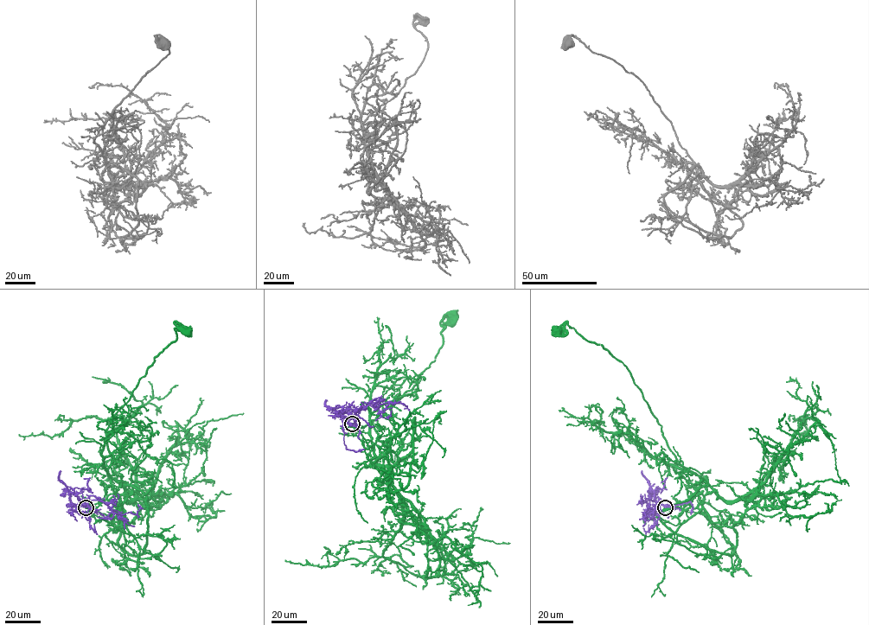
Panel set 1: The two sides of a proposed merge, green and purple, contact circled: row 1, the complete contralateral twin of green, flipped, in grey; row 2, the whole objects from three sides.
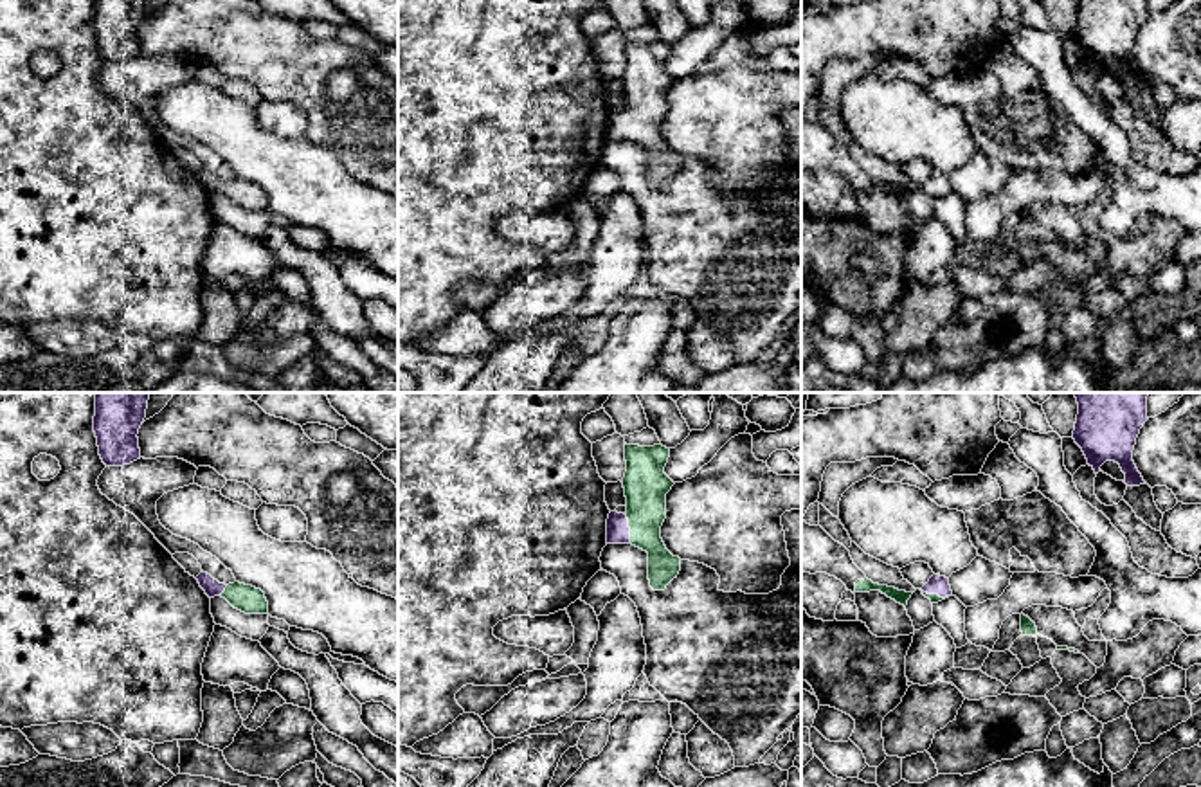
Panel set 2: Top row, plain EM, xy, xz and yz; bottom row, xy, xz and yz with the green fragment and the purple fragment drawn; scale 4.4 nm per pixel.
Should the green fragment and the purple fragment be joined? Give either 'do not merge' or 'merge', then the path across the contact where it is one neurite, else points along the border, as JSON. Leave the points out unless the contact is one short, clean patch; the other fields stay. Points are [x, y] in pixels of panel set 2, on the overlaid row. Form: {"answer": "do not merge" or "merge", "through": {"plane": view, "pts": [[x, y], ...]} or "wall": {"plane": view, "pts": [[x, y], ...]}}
{"answer": "do not merge", "wall": {"plane": "xz", "pts": [[623, 514], [631, 542]]}}

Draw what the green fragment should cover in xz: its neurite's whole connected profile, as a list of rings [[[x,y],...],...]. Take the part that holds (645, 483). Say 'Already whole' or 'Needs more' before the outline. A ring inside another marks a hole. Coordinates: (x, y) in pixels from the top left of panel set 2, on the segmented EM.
Already whole. [[[625,445],[627,472],[623,488],[630,544],[648,553],[648,580],[654,591],[664,591],[681,571],[681,558],[673,556],[663,538],[661,526],[666,519],[666,493],[675,484],[664,466],[670,448],[659,445]]]

